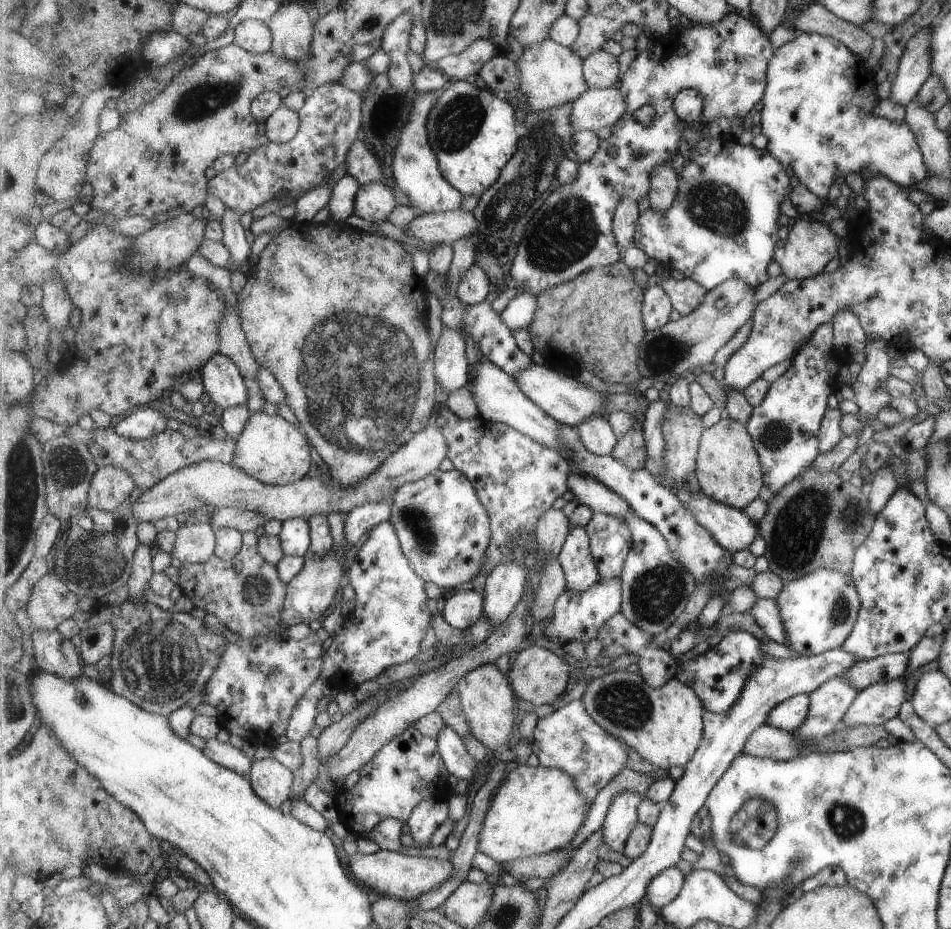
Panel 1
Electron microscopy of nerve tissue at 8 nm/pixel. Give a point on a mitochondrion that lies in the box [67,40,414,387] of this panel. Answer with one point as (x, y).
(200, 102)

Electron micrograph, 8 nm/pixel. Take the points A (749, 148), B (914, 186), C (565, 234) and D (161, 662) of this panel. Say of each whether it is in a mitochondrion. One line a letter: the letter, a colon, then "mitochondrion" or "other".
A: other
B: other
C: mitochondrion
D: mitochondrion

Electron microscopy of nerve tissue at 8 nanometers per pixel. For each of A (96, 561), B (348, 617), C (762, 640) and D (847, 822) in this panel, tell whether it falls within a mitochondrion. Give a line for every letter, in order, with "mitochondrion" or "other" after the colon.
A: mitochondrion
B: other
C: other
D: mitochondrion

